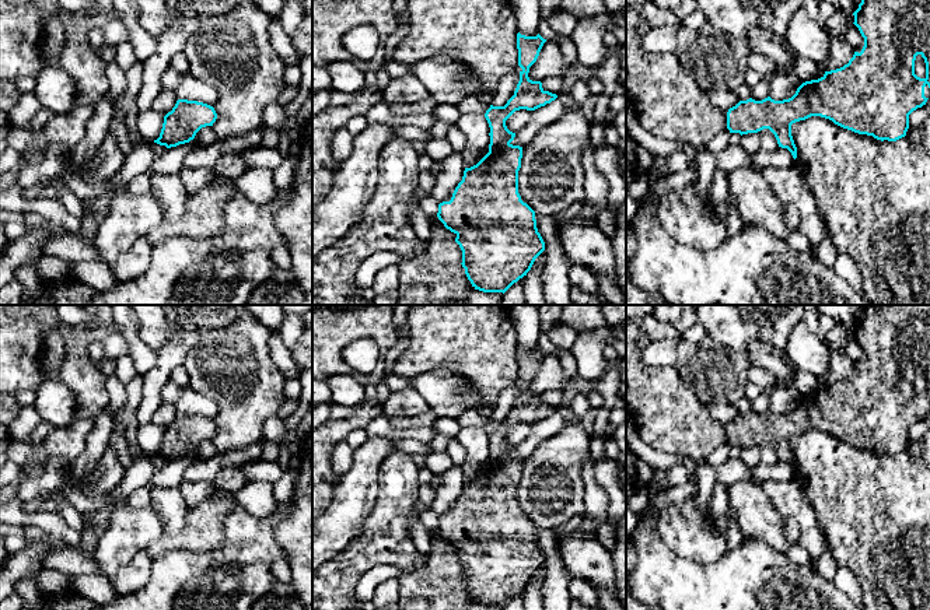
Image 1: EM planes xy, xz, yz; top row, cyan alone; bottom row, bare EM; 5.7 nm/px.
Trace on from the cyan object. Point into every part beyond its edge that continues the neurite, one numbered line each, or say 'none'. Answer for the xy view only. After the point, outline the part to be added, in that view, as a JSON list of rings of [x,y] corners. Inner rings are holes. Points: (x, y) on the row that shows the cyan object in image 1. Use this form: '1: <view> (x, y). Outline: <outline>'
none

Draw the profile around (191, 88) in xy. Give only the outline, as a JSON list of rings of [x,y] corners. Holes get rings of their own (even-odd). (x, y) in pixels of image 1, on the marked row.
[[[190,73],[182,74],[175,95],[178,99],[197,101],[210,106],[214,106],[217,102],[216,90],[207,83],[199,81]]]

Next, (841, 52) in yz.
[[[831,38],[829,57],[819,67],[825,71],[836,70],[849,63],[854,55],[854,49],[843,38]]]

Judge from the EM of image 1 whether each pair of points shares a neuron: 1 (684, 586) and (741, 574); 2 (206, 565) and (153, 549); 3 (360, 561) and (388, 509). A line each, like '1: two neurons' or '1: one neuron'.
1: one neuron
2: two neurons
3: one neuron

